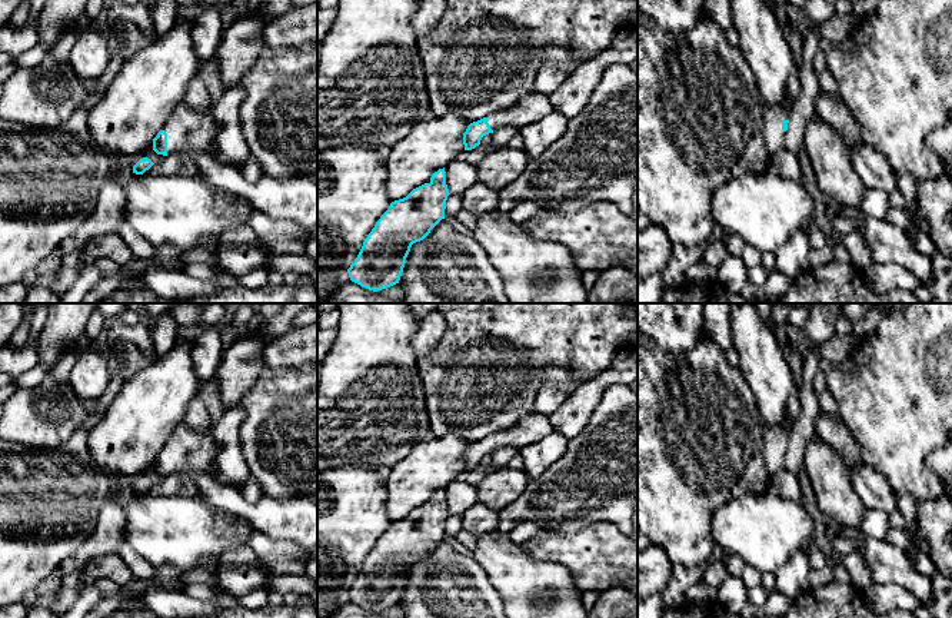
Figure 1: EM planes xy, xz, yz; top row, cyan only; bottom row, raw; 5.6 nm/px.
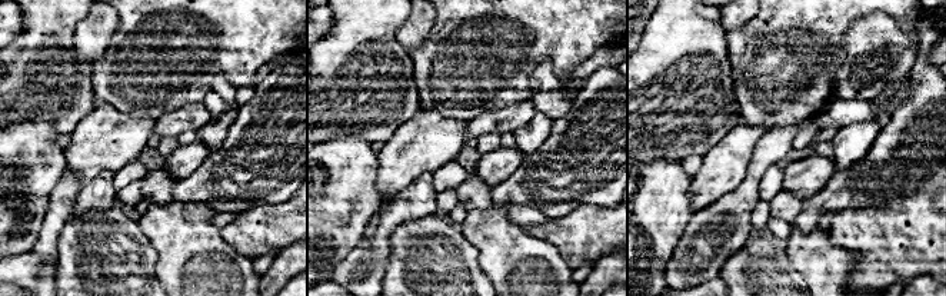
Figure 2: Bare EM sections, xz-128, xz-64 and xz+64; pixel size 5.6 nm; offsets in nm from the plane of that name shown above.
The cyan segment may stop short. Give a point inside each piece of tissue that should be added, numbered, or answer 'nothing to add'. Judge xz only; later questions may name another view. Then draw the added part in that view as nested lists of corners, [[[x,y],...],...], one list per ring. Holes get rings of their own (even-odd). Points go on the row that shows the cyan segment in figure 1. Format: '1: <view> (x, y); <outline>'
1: xz (533, 106); [[[529,93],[513,106],[489,114],[487,123],[493,132],[505,126],[522,129],[526,124],[543,119],[552,112],[555,112],[555,109],[547,96]]]

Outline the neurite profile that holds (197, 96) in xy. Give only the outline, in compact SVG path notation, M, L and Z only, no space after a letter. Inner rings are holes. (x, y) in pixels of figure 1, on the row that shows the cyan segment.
M200 70L189 82L182 103L189 104L199 113L204 113L207 109L213 107L214 100L200 76Z

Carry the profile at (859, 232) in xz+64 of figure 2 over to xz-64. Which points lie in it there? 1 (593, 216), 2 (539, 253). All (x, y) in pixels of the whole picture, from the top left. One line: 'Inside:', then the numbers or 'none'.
Inside: 1

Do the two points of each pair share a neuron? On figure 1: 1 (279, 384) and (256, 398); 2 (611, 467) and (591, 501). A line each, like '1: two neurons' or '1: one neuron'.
1: one neuron
2: one neuron

